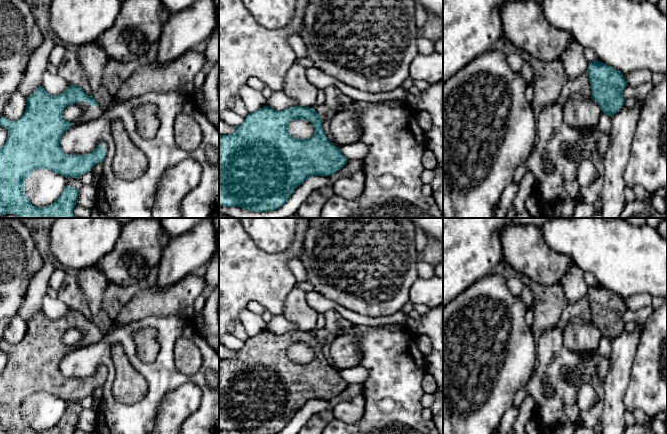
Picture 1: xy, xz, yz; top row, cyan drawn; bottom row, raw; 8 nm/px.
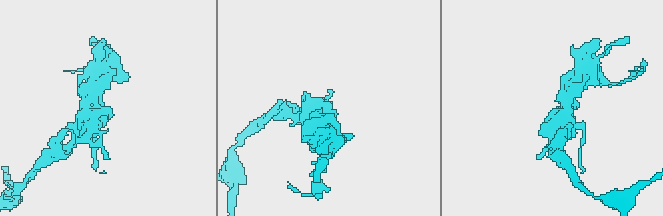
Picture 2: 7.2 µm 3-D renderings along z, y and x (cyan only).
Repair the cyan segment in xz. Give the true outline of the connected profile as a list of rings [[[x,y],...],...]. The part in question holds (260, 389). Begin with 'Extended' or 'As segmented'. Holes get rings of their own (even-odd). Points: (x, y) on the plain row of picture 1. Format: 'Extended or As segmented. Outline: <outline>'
As segmented. Outline: [[[266,329],[249,337],[235,353],[232,358],[219,359],[219,431],[279,433],[310,400],[330,400],[348,385],[327,362],[314,332],[295,330],[276,335]],[[293,344],[310,345],[314,359],[307,363],[290,359],[288,348]]]

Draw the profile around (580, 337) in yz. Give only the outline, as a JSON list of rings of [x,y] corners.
[[[570,318],[563,329],[564,345],[577,354],[591,354],[598,350],[602,334],[592,322]]]

